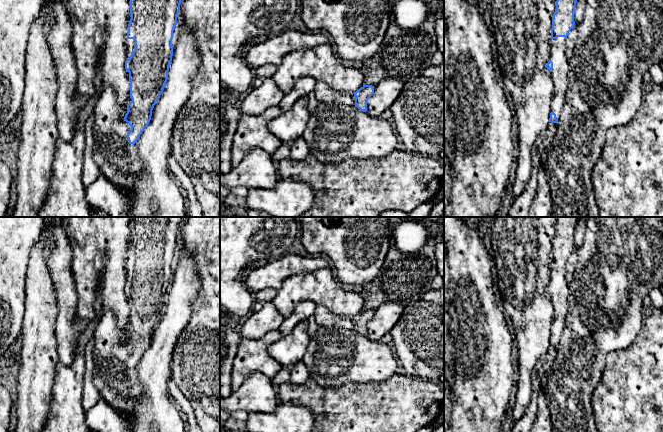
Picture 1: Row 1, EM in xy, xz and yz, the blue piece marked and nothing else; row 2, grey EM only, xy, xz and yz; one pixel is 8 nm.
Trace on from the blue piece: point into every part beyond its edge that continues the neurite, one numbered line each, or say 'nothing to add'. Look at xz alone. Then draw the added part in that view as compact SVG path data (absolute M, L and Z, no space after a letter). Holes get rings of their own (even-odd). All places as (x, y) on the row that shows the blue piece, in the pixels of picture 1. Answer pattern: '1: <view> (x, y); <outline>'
1: xz (324, 93); M317 81L314 87L316 98L321 102L340 102L343 104L355 106L355 96L353 94L340 93L337 90L332 89L327 83L323 81Z

